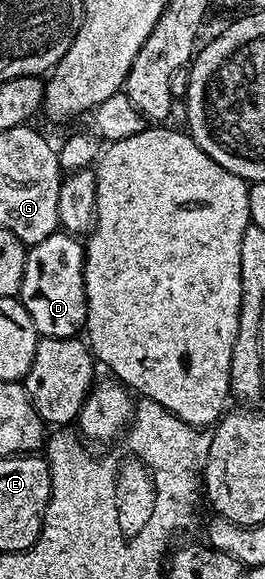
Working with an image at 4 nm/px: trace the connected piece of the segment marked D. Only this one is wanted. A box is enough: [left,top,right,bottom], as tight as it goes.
[19,230,87,337]

